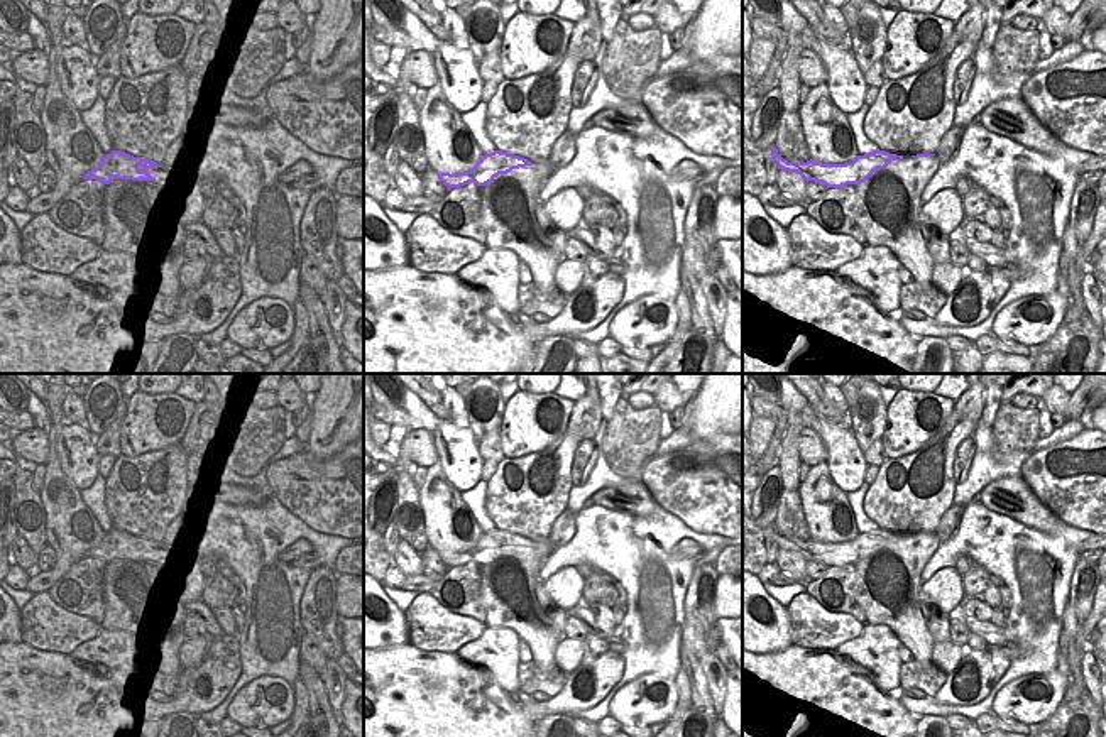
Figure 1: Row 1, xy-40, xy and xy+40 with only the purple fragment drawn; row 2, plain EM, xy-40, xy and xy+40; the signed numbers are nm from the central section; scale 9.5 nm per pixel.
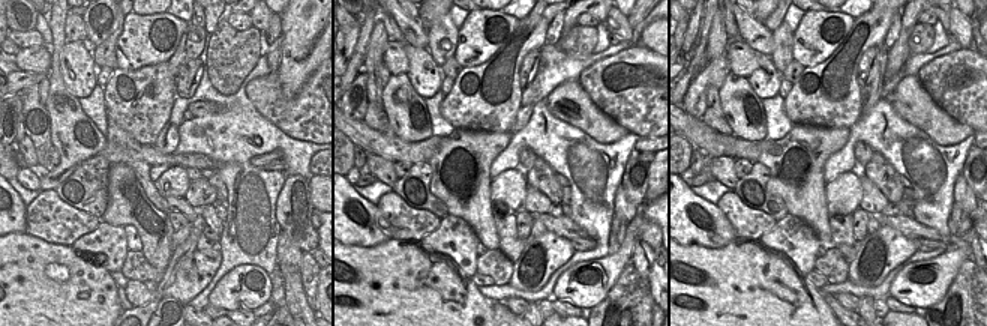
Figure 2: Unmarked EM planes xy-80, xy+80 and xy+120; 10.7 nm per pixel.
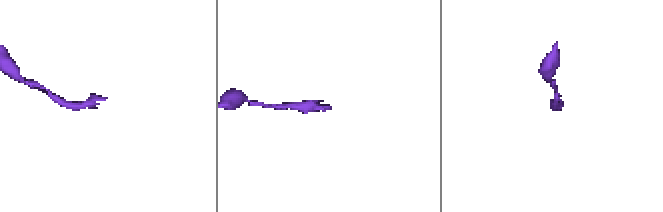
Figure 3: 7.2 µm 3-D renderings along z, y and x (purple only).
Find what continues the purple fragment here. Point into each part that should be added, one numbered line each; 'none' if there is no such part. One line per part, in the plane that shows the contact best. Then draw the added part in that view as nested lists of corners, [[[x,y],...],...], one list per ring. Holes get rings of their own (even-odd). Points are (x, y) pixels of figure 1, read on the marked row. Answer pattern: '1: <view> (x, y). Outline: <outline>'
1: xy-40 (163, 174). Outline: [[[159,164],[156,169],[149,169],[147,174],[151,174],[157,184],[164,186],[167,184],[178,171],[171,171],[167,166]]]

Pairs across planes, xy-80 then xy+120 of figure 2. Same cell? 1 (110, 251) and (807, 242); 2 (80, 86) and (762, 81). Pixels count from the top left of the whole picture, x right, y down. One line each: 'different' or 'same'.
1: same
2: same

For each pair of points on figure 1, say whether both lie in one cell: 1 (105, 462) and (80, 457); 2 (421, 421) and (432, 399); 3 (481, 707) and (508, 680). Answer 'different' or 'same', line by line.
1: different
2: different
3: different

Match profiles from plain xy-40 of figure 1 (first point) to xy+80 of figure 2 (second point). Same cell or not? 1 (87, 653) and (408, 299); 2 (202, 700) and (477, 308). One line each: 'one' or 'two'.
1: two
2: two

